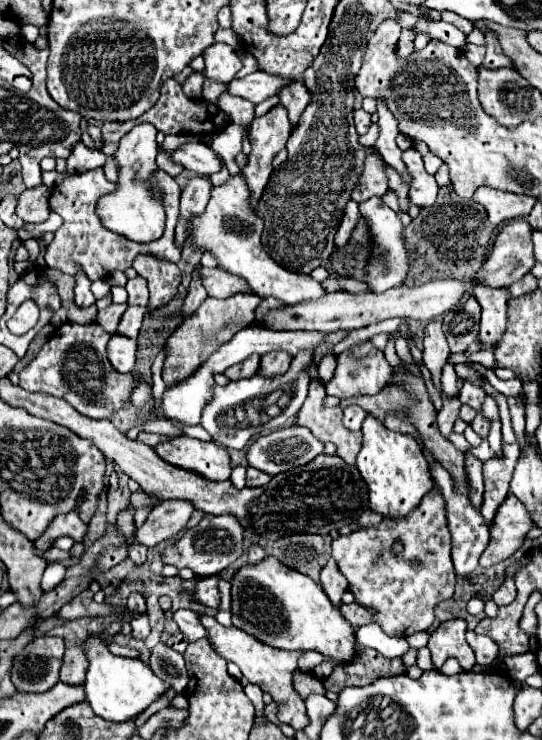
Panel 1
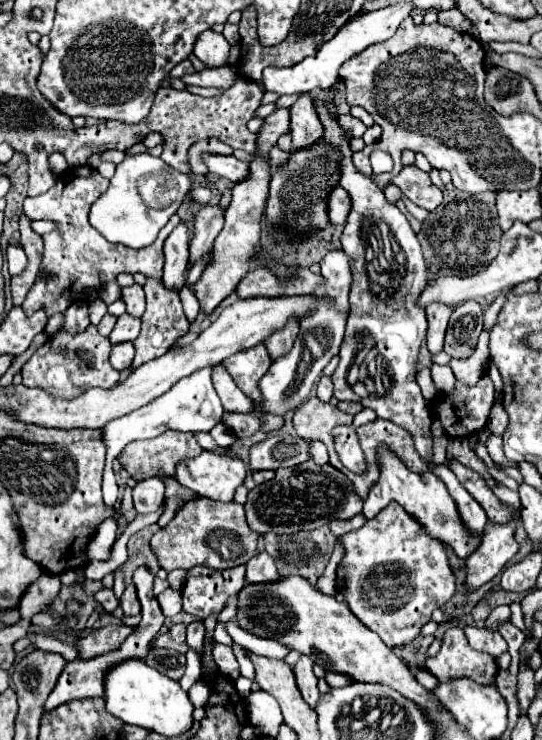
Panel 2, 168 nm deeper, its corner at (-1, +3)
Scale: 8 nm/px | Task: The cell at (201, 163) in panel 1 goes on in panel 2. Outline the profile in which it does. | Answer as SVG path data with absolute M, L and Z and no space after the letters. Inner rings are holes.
M206 153L204 157L204 165L208 167L208 173L220 175L224 179L230 181L240 181L248 175L248 163L238 161L234 155L214 155L214 153Z

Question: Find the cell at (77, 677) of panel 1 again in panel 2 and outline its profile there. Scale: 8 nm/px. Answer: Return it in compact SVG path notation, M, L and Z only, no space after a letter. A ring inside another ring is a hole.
M106 625L106 627L92 631L86 637L80 637L76 641L78 659L88 661L88 659L94 659L98 655L116 651L124 643L124 639L130 631L132 631L132 627L128 627L128 625Z

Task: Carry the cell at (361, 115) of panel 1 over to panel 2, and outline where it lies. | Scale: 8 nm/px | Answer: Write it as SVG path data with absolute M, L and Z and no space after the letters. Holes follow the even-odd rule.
M350 113L348 115L340 115L340 125L342 125L342 129L346 129L350 135L354 135L354 137L362 137L364 135L364 131L366 131L366 125L360 121L360 119L356 119L356 117L352 117Z

